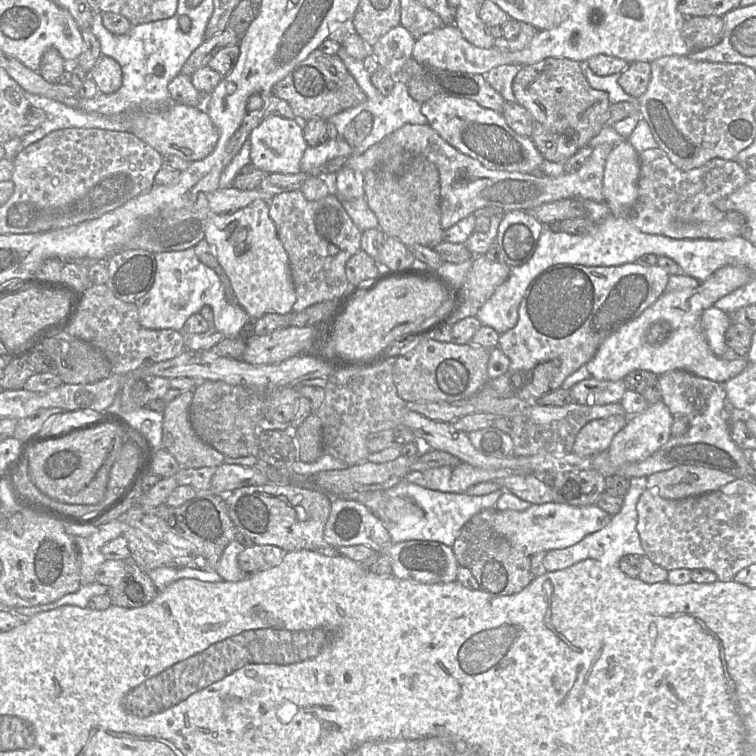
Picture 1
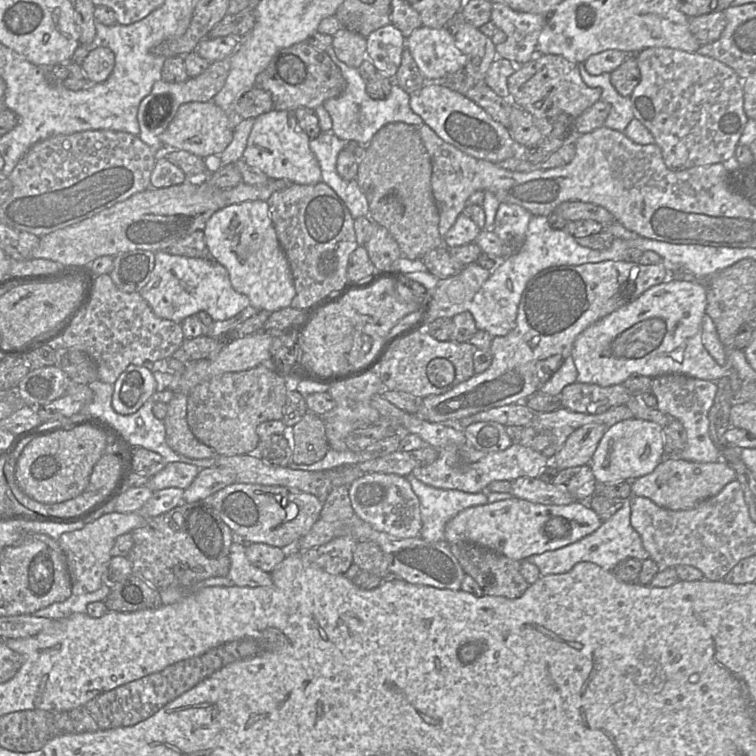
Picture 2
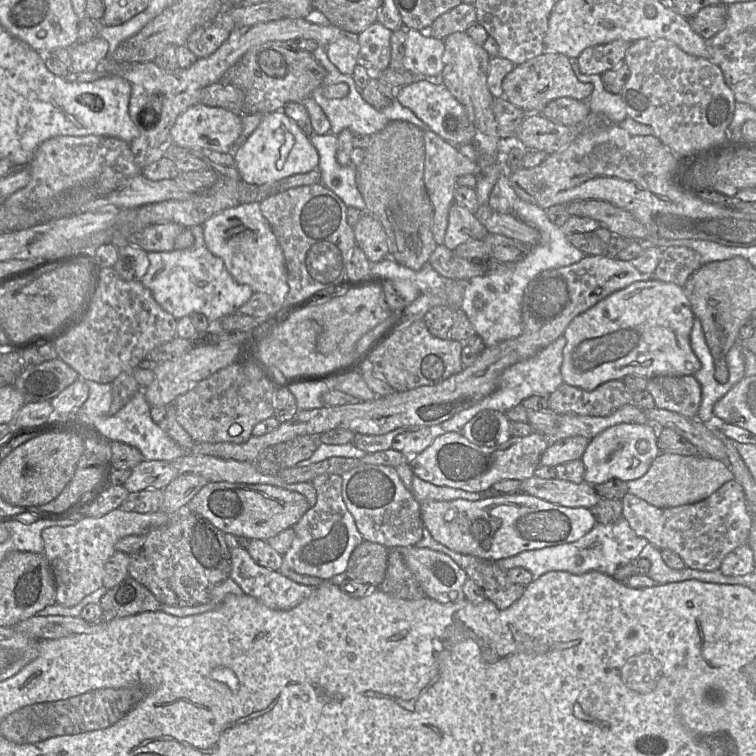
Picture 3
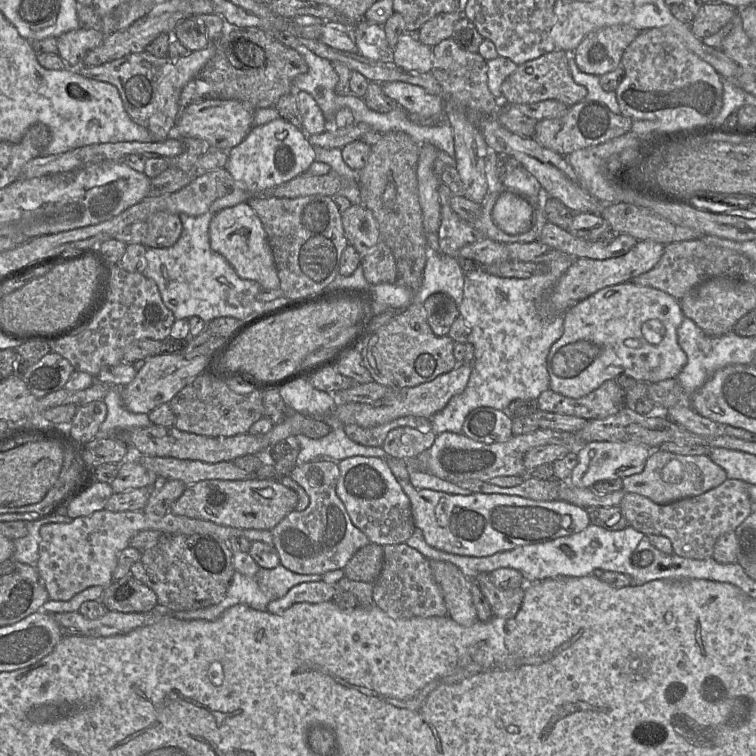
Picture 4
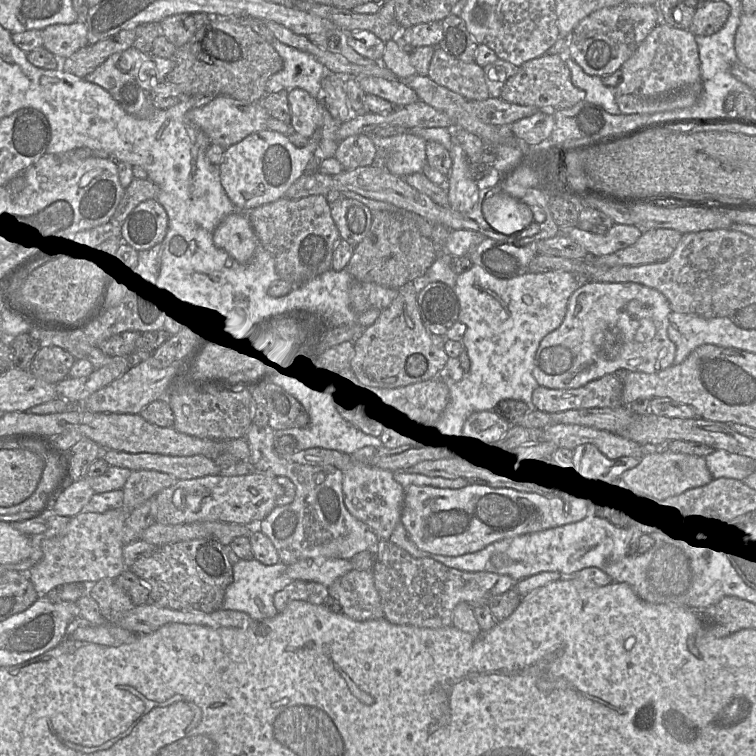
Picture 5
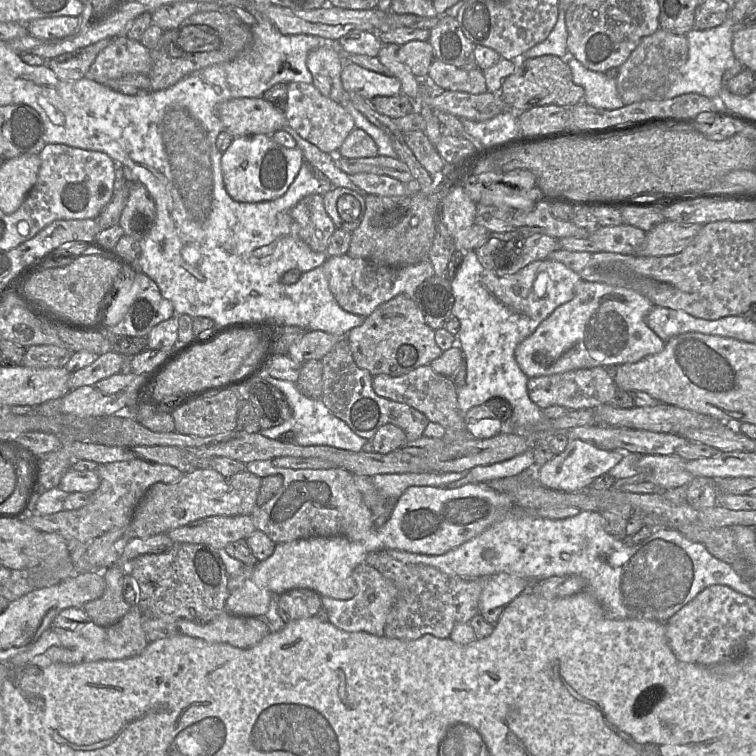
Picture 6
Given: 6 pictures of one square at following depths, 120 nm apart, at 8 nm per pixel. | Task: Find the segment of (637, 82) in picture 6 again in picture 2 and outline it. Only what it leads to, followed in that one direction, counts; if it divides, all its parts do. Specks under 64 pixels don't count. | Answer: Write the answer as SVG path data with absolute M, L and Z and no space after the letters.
M650 47L633 55L641 75L639 84L629 97L633 115L653 135L667 167L684 170L716 163L734 163L736 148L748 121L743 107L743 85L737 73L711 57L673 48Z

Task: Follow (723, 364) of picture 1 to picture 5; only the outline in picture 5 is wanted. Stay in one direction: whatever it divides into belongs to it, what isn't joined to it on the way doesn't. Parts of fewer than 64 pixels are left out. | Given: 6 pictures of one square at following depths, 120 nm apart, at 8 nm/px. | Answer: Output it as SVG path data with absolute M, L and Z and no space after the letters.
M583 283L571 295L560 327L542 339L534 358L533 376L547 388L574 389L620 369L648 374L665 370L674 364L676 355L676 346L667 334L671 312L661 292L639 283Z

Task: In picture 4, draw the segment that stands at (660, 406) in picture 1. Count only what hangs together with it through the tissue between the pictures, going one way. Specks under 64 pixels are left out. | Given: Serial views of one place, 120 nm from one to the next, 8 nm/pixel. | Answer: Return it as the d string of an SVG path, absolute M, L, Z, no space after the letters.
M593 441L577 450L578 463L572 470L569 483L578 488L589 488L603 480L624 478L641 473L652 449L644 444L620 441Z

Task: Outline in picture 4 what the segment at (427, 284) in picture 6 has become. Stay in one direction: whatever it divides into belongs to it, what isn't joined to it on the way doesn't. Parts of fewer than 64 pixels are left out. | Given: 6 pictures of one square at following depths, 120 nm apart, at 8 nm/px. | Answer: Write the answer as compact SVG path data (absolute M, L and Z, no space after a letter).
M434 293L423 303L427 315L427 322L436 336L448 334L452 323L460 316L455 301L445 293Z

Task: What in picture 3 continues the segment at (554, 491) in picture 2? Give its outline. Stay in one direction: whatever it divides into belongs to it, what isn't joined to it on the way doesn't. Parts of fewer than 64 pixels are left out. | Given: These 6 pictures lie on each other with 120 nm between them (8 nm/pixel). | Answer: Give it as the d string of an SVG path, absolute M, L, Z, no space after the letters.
M532 476L530 479L521 481L519 491L571 508L591 508L601 500L595 487L591 484L584 481L574 483L557 477L543 479Z

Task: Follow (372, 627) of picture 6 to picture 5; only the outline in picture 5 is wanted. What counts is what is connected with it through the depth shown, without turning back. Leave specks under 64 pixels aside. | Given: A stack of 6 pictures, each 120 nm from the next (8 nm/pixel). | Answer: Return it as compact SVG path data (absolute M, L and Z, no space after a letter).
M352 569L329 587L329 596L339 602L344 615L358 622L384 617L372 570Z

